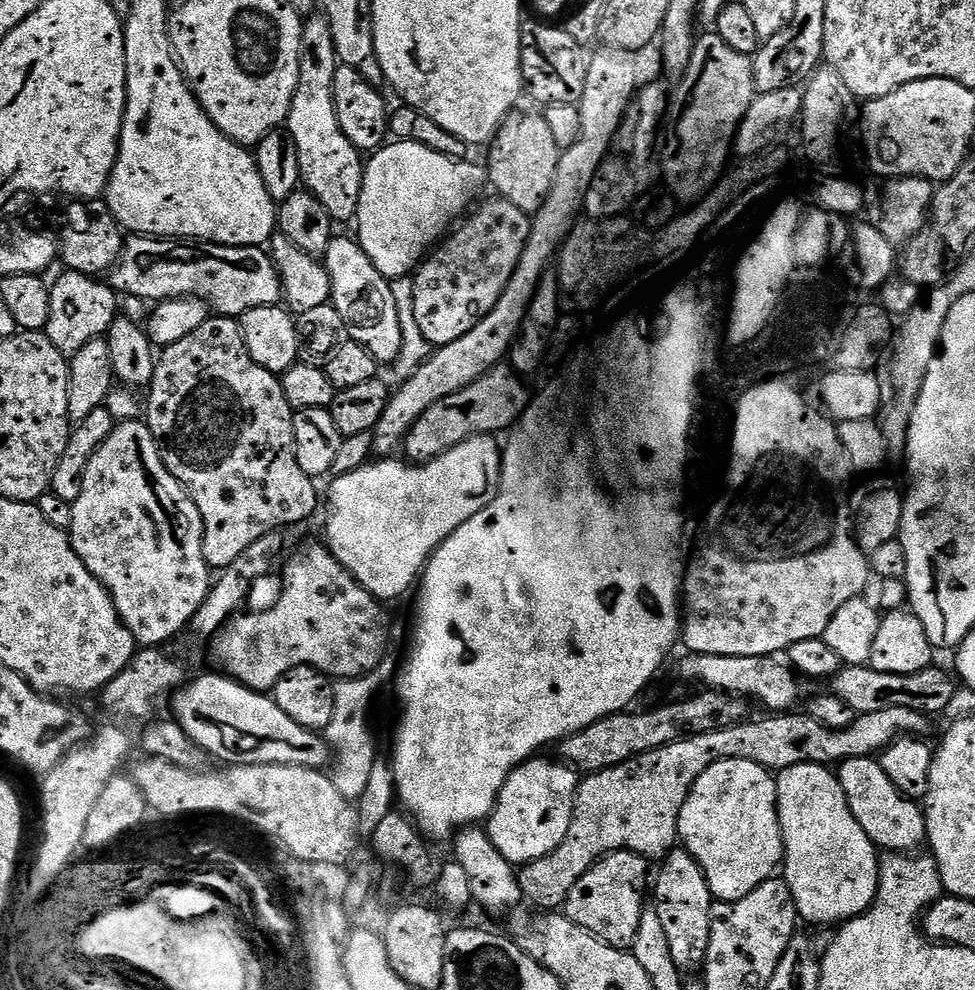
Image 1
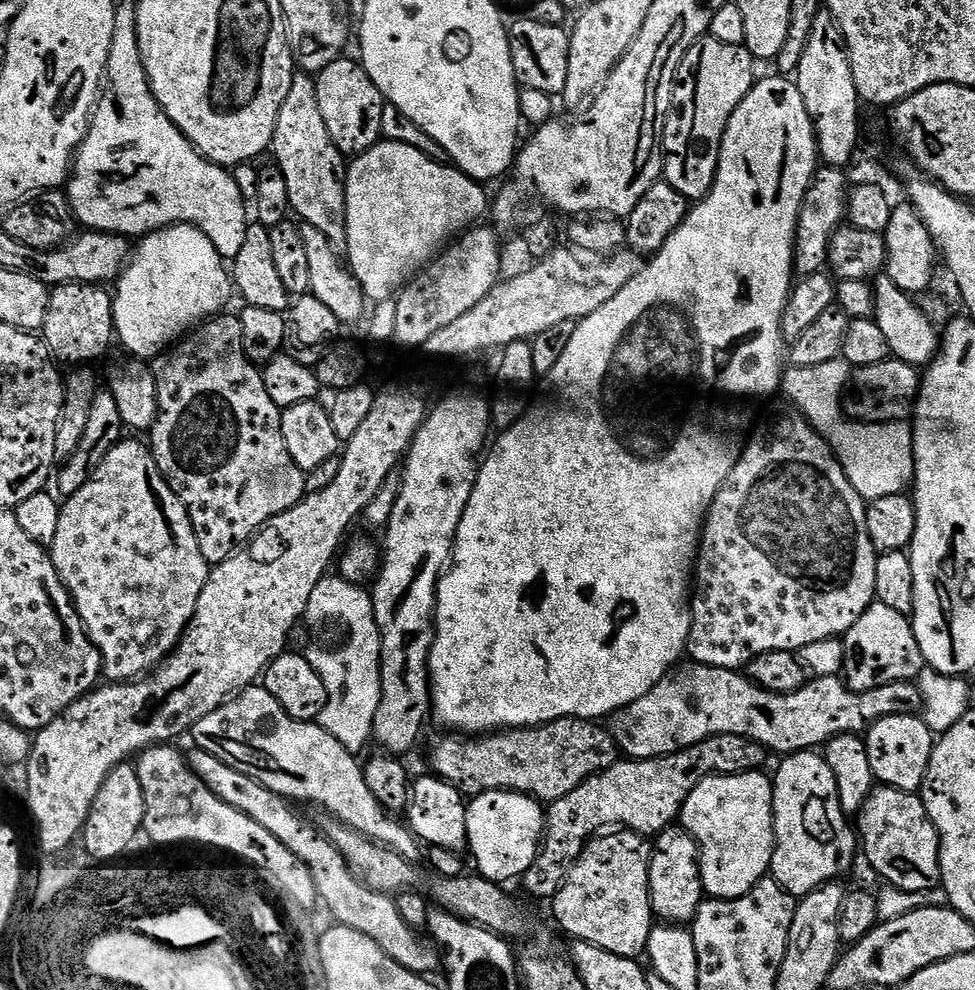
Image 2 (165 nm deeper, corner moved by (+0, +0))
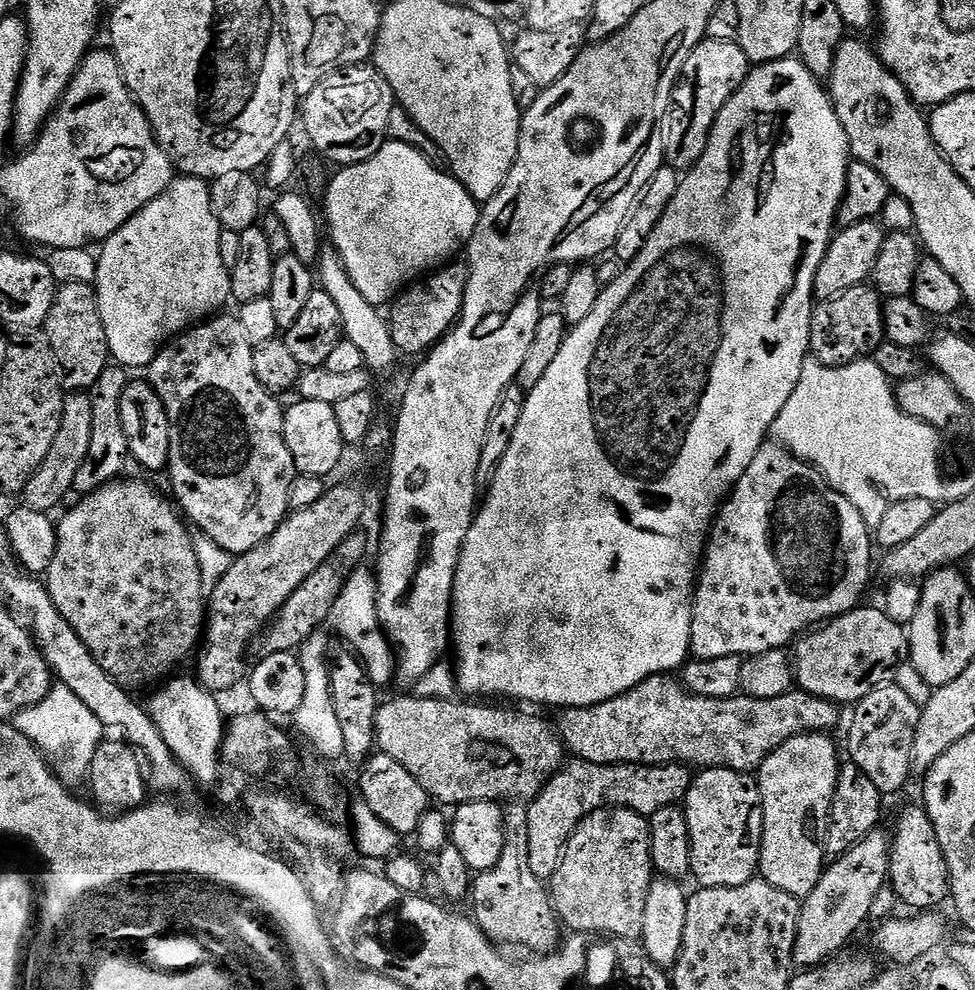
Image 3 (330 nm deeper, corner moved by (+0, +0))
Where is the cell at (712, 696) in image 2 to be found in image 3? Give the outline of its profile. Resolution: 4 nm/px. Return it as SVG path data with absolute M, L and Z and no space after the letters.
M671 675L651 676L636 688L605 704L566 708L559 713L558 731L564 747L575 759L595 764L687 764L697 769L732 768L735 772L755 773L766 757L790 738L806 732L831 733L840 720L841 709L830 700L809 692L793 690L778 698L754 698L737 694L730 698L693 696L679 679Z

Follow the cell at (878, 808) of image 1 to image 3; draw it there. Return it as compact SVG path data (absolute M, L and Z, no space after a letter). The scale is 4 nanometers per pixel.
M923 806L910 809L901 818L896 832L894 831L892 861L888 875L893 890L898 894L900 904L904 906L909 904L912 910L936 910L943 900L949 899L950 885L946 858L942 854L938 834L934 834L934 822L930 822L928 811Z

